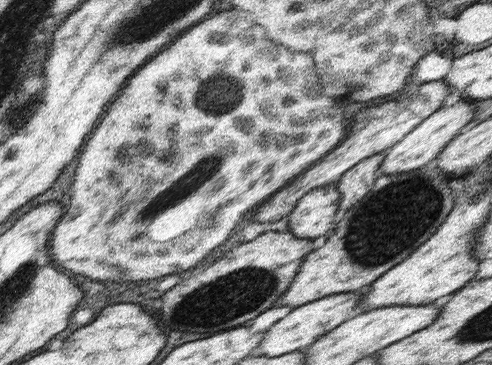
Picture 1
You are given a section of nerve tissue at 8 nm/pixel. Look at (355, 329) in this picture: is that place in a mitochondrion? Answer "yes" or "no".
no

